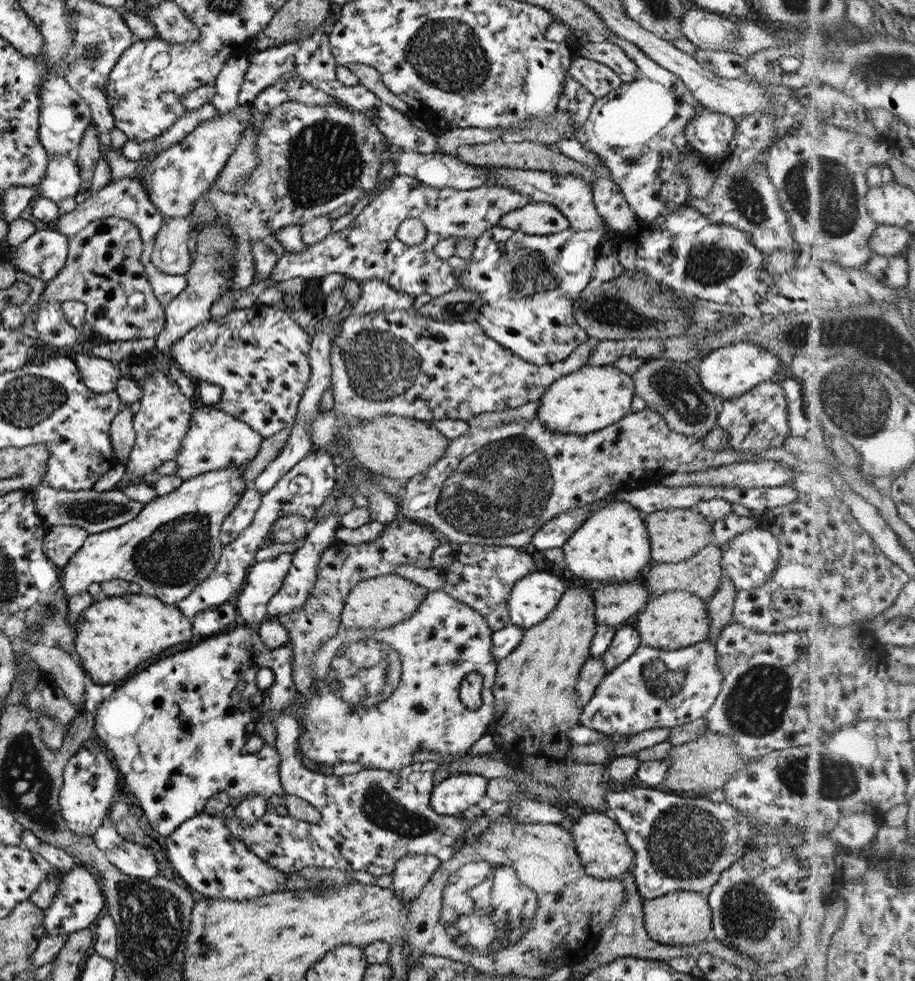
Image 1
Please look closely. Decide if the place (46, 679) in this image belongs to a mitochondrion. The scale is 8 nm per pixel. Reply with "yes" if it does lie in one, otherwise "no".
no

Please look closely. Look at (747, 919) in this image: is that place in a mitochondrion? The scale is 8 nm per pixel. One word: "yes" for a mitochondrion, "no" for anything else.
yes

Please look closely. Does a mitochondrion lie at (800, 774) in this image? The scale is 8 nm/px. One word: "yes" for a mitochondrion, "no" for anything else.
yes

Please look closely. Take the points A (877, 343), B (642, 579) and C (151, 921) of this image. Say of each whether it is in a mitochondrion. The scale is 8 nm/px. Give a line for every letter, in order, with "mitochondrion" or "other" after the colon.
A: mitochondrion
B: other
C: mitochondrion

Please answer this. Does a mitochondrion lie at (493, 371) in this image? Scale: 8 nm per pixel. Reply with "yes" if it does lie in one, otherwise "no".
no

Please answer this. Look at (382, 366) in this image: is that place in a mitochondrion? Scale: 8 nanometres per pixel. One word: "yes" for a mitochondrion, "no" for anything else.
yes

